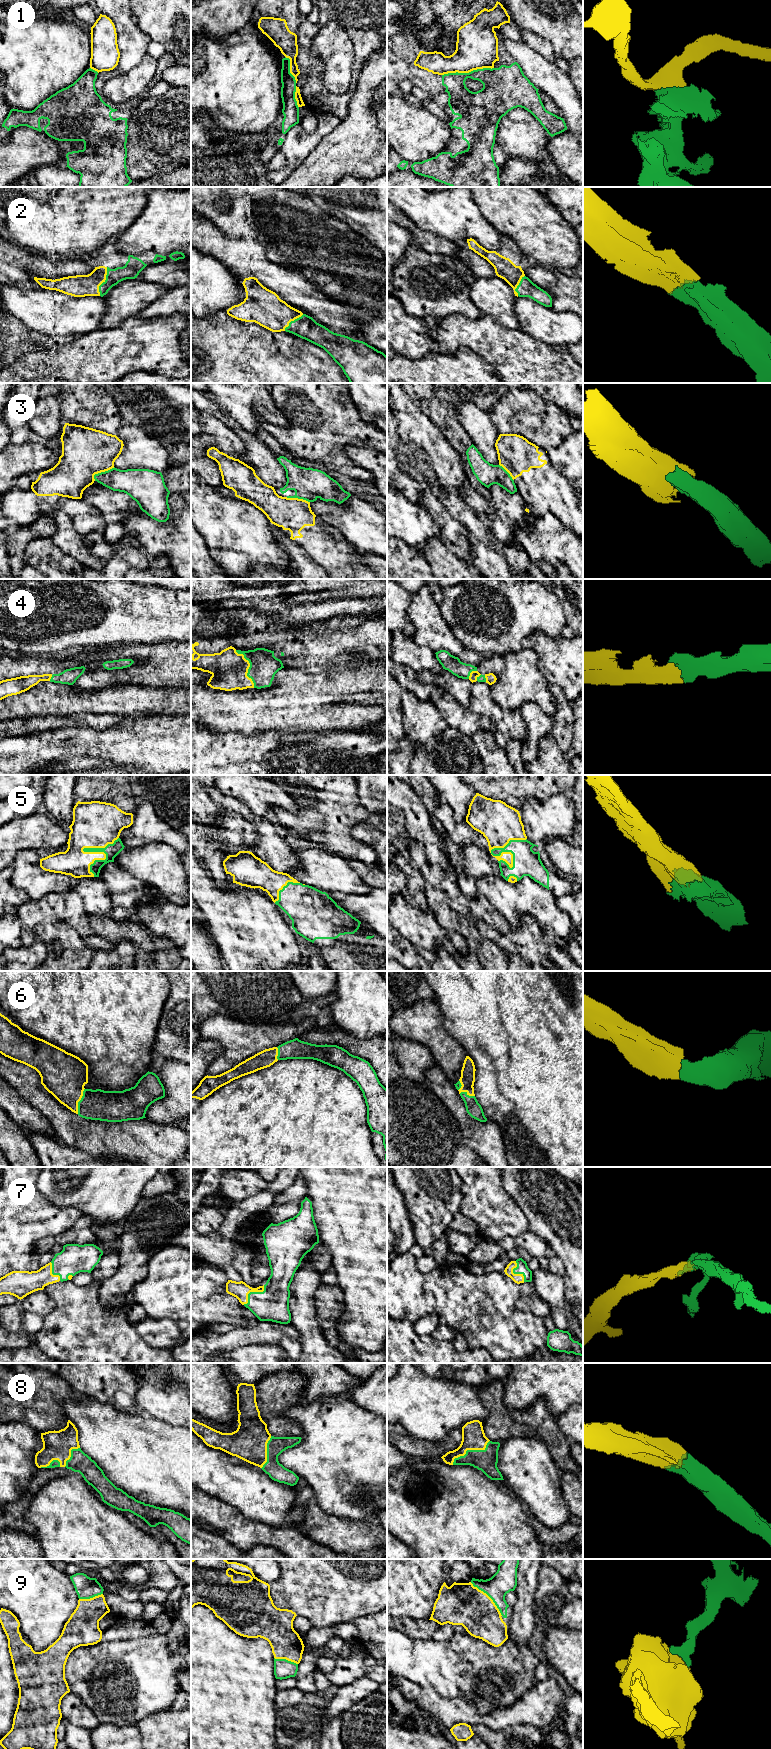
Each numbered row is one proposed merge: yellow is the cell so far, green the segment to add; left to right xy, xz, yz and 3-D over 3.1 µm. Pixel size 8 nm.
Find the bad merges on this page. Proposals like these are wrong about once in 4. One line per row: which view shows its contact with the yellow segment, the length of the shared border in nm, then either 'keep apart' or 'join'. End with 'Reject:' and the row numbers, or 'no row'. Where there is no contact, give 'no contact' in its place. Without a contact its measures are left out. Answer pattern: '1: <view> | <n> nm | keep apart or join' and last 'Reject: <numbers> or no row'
1: yz | 420 nm | keep apart
2: xy | 240 nm | join
3: xy | 200 nm | keep apart
4: xz | 340 nm | join
5: xy | 380 nm | join
6: xy | 220 nm | join
7: xz | 240 nm | join
8: yz | 360 nm | join
9: yz | 380 nm | join
Reject: 1, 3

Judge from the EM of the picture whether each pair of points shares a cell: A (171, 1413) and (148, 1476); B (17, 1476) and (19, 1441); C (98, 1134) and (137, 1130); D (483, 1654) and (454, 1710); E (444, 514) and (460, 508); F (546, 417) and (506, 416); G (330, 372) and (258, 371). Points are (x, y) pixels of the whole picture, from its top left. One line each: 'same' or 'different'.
A: different
B: same
C: same
D: different
E: different
F: same
G: same

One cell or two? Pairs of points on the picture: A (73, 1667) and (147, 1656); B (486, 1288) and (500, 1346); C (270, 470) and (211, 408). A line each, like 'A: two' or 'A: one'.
A: one
B: one
C: one

